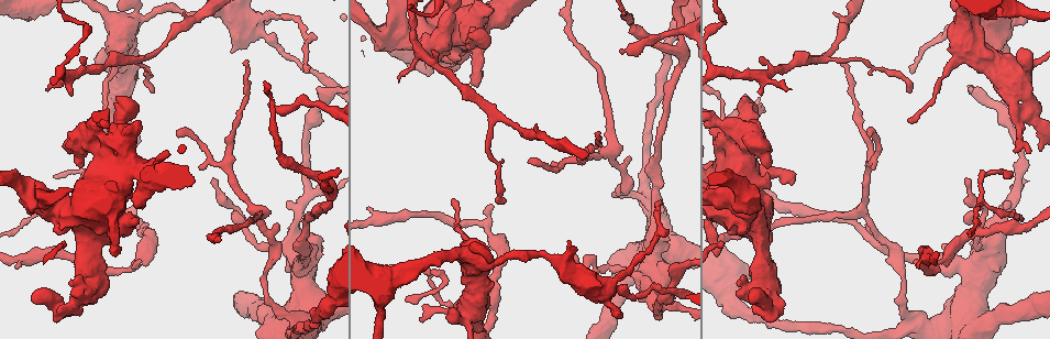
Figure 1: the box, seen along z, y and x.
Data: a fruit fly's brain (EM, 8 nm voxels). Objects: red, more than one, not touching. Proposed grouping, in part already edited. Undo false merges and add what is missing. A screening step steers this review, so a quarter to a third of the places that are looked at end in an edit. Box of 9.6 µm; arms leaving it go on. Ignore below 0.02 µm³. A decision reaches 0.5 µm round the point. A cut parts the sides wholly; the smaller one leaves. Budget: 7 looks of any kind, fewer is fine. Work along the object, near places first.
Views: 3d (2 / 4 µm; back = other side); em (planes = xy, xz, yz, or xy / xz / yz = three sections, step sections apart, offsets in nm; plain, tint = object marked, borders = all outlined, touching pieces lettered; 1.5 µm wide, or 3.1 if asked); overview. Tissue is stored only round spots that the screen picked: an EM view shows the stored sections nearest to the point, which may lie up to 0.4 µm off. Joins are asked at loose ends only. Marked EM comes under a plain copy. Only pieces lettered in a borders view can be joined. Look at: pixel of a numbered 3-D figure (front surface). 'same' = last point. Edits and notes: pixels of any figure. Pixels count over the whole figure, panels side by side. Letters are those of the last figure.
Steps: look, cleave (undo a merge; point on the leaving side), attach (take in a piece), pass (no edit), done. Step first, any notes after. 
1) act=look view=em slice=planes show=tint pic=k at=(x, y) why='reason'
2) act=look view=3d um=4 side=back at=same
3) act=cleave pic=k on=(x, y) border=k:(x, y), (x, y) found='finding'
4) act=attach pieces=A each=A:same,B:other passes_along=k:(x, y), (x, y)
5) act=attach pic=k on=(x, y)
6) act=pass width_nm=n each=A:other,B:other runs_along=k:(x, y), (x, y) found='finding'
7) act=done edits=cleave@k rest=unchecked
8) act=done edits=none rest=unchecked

act=look view=em slice=planes show=borders pic=1 at=(660, 201) why='long arm stops here'

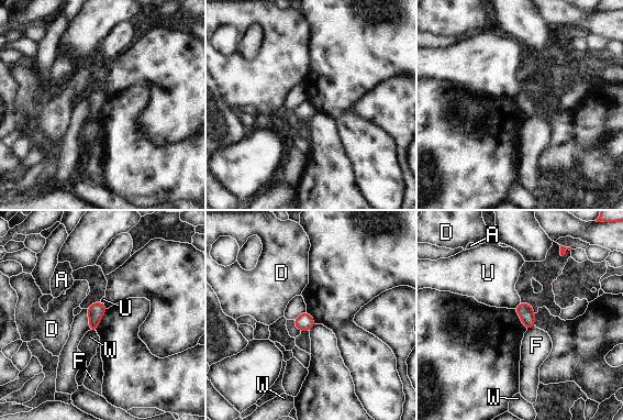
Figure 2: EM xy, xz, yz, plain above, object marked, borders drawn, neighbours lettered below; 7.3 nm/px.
act=pass each=A:other,D:other,F:other,U:other,W:other border=2:(520, 301), (514, 308) found='none of them fits'

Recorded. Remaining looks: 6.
act=look view=3d um=4 pic=1 at=(598, 131) why='free end'

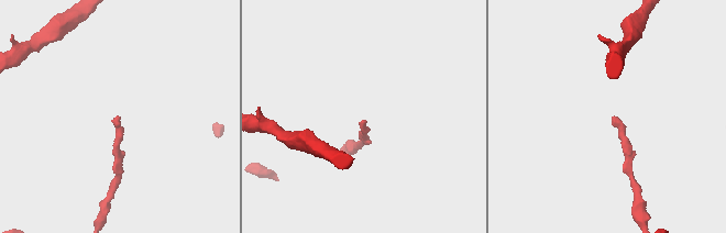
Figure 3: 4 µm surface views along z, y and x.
act=look view=em slice=planes show=borders pic=3 at=(613, 117)

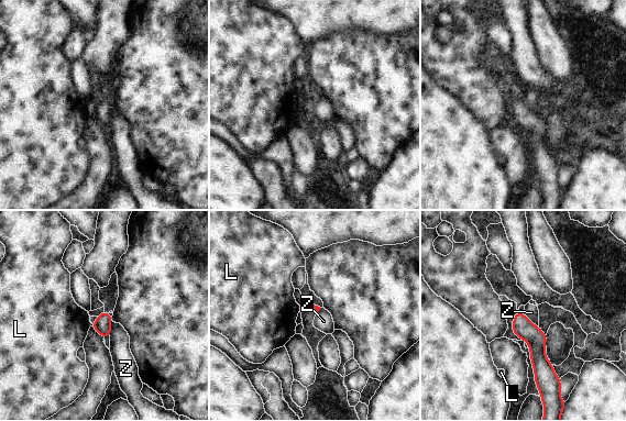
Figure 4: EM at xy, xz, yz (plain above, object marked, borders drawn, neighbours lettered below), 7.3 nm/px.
act=pass each=L:other,Z:other border=4:(523, 313), (538, 327) found='no lettered piece goes on from it'

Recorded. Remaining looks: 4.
act=look view=3d um=2 pic=1 at=(398, 79) why='an open end'

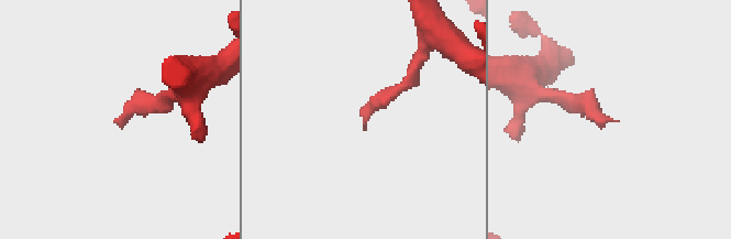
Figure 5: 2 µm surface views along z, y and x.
act=look view=em slice=planes show=borders pic=5 at=(119, 127)

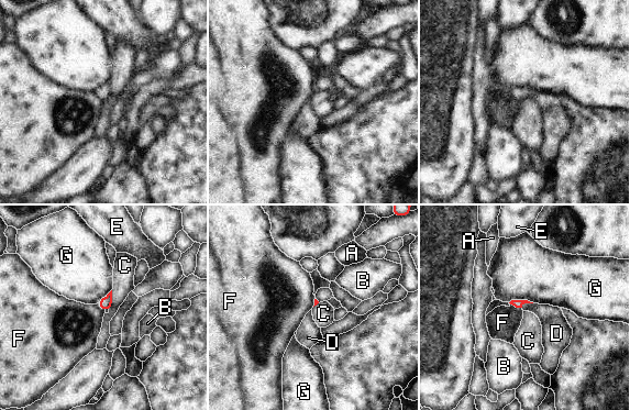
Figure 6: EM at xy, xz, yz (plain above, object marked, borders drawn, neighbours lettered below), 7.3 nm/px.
act=attach pieces=D each=A:other,B:other,C:other,D:same,E:other,F:other,G:other passes_along=6:(518, 303), (527, 302), (553, 322) found='the neuron continues'

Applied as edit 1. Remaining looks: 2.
act=done edits=attach@6 rest=unchecked

